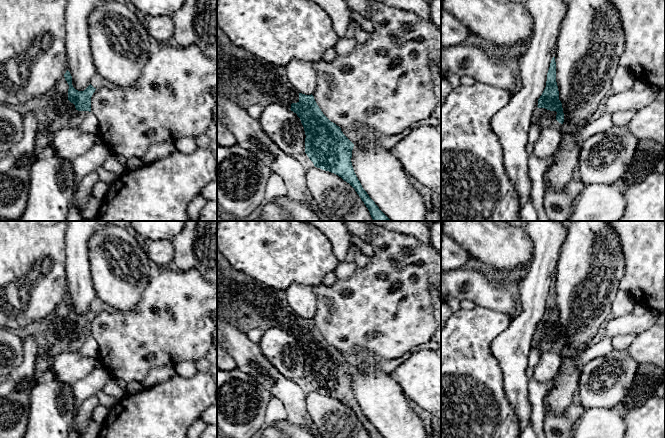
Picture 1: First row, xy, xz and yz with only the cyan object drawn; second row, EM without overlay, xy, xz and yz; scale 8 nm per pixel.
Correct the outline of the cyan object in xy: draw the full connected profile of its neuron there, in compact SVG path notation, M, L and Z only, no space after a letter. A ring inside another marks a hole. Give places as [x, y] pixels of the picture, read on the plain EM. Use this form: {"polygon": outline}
{"polygon": "M67 294L52 315L20 328L15 333L24 341L27 336L32 335L37 341L39 352L47 352L52 356L66 352L78 352L87 338L91 336L91 321L95 314L96 312L91 308L84 315L76 314L72 309L72 300Z"}

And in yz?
{"polygon": "M552 282L547 297L546 311L538 323L538 328L532 340L532 349L543 352L561 353L564 346L562 327L556 306L556 286Z"}

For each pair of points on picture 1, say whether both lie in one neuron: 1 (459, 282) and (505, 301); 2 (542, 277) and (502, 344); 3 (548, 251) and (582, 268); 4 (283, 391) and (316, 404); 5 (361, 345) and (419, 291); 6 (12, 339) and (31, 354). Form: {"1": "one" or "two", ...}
{"1": "one", "2": "one", "3": "two", "4": "two", "5": "one", "6": "two"}

